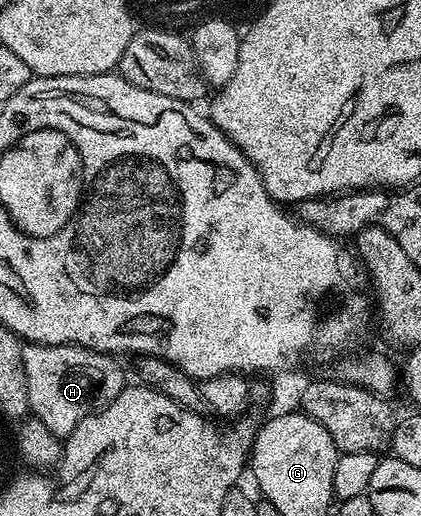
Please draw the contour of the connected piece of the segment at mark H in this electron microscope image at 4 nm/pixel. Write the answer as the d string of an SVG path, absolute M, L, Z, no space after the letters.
M28 343L24 368L31 414L58 437L66 437L86 416L105 407L126 386L117 360L103 351L91 351L75 343Z

